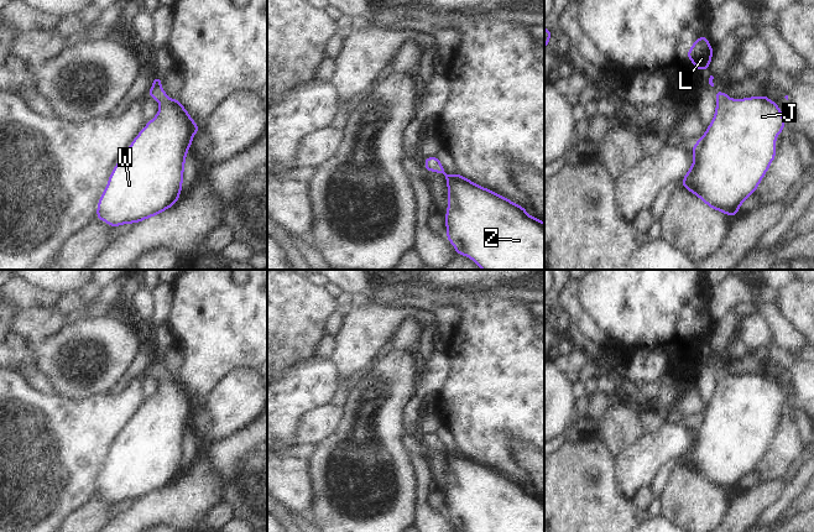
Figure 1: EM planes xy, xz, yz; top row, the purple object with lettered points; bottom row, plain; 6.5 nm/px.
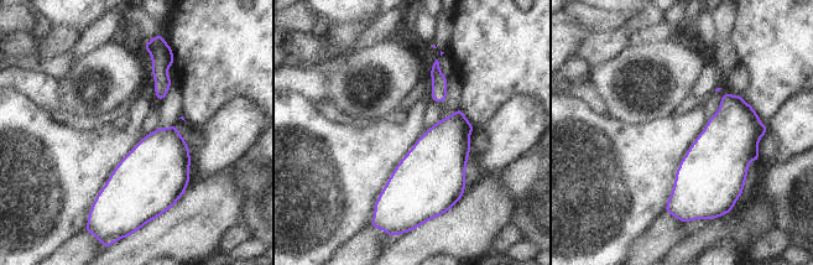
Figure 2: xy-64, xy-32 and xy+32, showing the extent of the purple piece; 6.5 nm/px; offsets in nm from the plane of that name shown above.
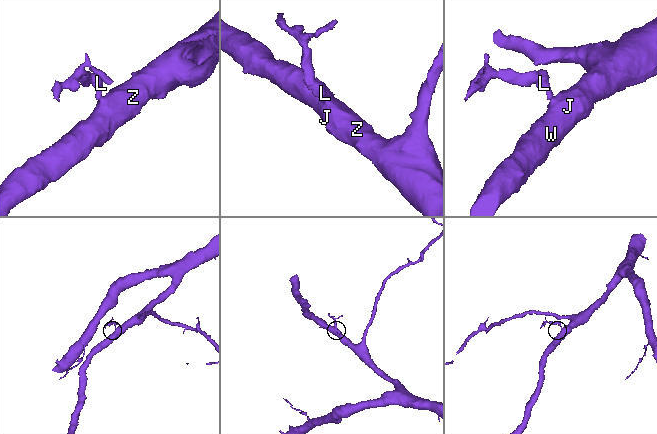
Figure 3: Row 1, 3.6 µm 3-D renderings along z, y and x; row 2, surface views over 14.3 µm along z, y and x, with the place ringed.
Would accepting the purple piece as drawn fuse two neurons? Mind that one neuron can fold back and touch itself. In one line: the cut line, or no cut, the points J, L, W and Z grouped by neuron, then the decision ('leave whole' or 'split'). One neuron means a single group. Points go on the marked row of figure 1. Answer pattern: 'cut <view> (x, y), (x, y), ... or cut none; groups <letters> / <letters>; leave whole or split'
cut none; groups J L W Z; leave whole

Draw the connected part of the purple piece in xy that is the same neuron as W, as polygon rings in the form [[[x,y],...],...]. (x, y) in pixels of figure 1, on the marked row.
[[[153,78],[148,95],[160,101],[156,118],[147,122],[119,160],[108,186],[98,203],[96,218],[113,228],[139,223],[176,204],[182,191],[184,160],[194,134],[200,129],[194,124],[178,99],[171,100],[161,88],[162,80]]]

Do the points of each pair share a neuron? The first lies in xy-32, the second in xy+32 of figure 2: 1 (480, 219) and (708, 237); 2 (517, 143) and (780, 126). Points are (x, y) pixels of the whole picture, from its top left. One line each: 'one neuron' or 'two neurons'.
1: one neuron
2: one neuron

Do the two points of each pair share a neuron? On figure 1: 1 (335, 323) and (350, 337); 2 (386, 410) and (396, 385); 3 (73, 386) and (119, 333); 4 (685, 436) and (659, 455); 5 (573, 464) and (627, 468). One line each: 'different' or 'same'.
1: different
2: same
3: same
4: same
5: different

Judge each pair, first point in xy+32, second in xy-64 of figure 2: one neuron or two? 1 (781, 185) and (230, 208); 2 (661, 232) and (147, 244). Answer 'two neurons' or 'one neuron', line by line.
1: two neurons
2: two neurons

